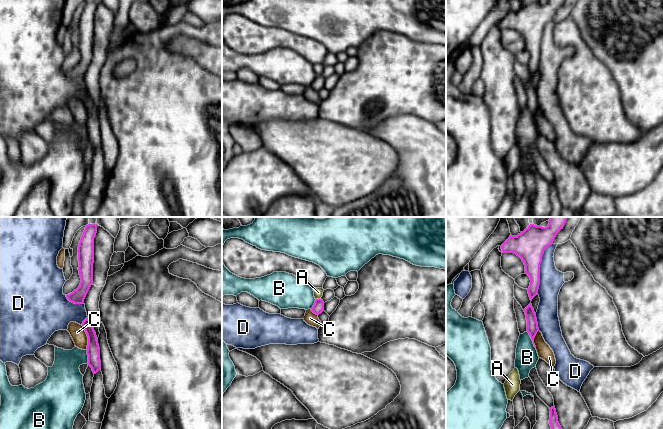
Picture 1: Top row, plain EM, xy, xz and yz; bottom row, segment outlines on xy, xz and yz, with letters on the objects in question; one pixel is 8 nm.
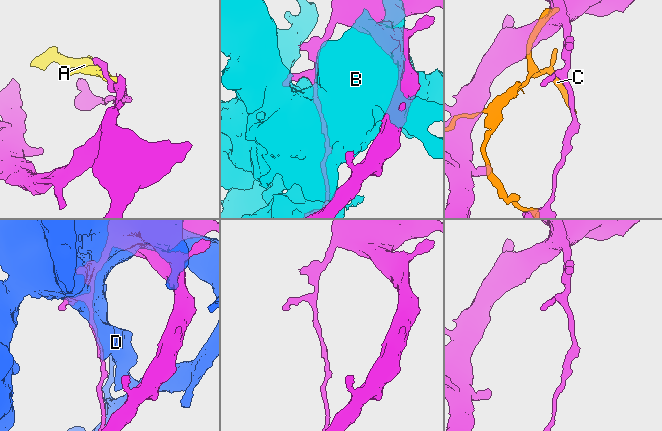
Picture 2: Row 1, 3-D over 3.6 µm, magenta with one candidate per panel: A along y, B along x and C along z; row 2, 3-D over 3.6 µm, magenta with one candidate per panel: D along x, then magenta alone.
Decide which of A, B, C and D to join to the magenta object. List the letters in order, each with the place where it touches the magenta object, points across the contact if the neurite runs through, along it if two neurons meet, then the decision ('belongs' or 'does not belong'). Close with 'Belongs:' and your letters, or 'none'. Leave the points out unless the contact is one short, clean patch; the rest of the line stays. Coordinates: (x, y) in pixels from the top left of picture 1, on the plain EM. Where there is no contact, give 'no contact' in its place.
A: meets magenta in xz at (318, 75); border along xz (316, 74), (320, 75); does not belong
B: meets magenta in yz at (532, 116); does not belong
C: meets magenta in xy at (87, 112); does not belong
D: meets magenta in yz at (539, 44); does not belong
Belongs: none

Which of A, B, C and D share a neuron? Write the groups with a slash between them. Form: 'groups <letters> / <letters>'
groups A / B / C / D

